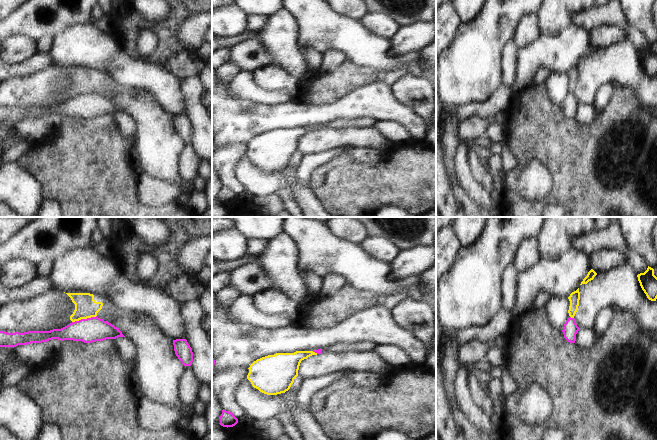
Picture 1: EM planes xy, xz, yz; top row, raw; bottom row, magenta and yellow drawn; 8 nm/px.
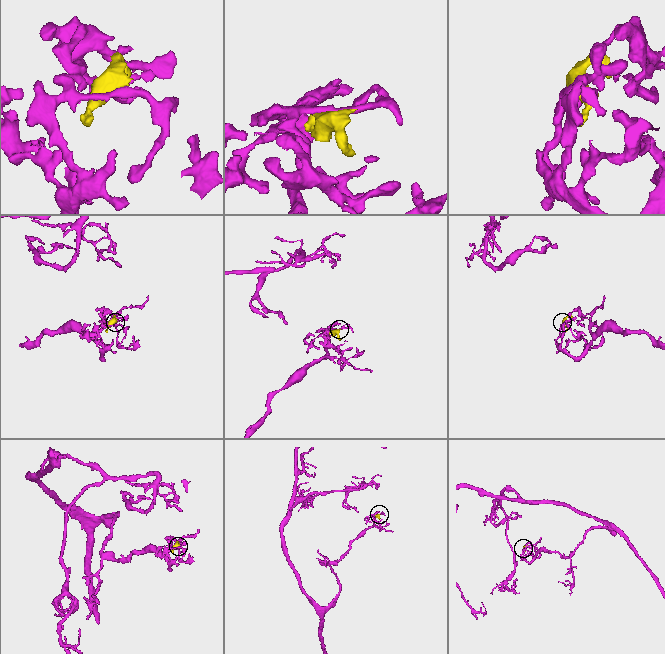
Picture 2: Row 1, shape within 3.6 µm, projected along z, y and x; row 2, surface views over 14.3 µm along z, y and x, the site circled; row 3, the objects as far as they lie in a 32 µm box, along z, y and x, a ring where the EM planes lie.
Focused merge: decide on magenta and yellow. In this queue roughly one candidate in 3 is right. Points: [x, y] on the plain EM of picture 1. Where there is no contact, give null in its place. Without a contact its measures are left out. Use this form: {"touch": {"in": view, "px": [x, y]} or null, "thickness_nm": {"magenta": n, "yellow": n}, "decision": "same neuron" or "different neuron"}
{"touch": {"in": "xy", "px": [84, 95]}, "thickness_nm": {"magenta": 200, "yellow": 180}, "decision": "different neuron"}

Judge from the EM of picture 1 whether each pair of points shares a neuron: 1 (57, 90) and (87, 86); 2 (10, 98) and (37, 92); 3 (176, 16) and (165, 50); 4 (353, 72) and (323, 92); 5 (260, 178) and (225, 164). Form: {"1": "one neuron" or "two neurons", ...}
{"1": "two neurons", "2": "one neuron", "3": "one neuron", "4": "one neuron", "5": "two neurons"}

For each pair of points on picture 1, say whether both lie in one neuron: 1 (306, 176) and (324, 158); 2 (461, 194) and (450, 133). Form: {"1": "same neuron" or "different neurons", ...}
{"1": "same neuron", "2": "same neuron"}

